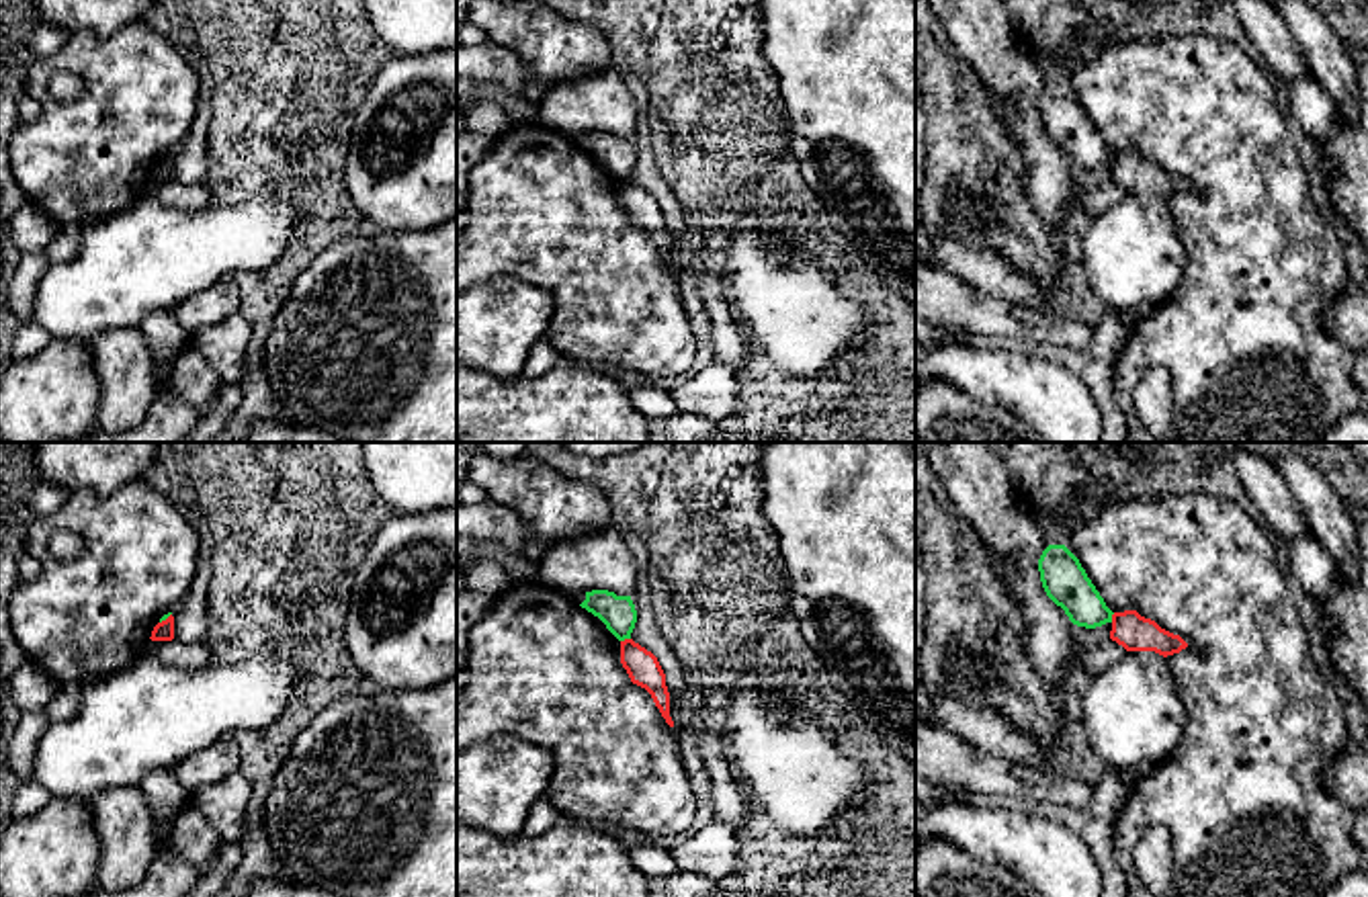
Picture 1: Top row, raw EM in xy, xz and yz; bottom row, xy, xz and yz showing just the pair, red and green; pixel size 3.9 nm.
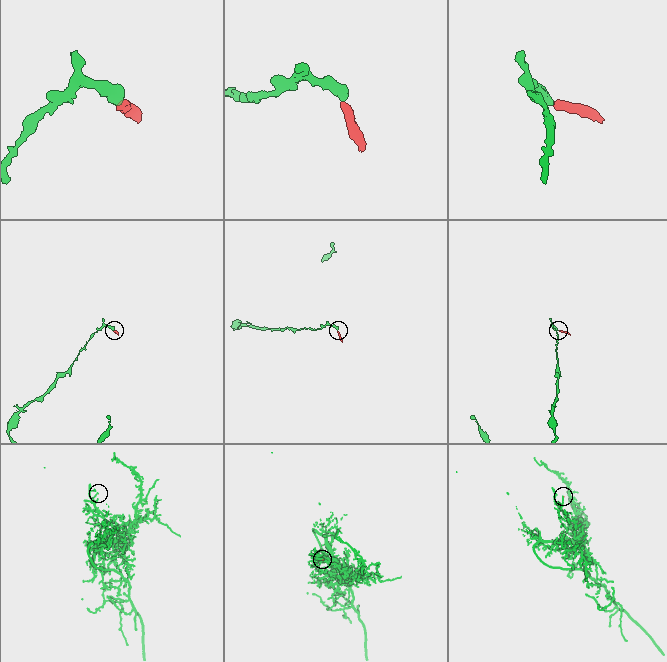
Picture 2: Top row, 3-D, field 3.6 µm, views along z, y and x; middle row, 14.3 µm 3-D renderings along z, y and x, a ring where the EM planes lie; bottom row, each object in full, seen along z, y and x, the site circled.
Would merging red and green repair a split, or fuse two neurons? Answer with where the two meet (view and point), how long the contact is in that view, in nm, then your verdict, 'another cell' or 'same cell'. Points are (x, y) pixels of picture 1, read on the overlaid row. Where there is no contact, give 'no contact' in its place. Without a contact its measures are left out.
xz (625, 639) | 40 nm | another cell

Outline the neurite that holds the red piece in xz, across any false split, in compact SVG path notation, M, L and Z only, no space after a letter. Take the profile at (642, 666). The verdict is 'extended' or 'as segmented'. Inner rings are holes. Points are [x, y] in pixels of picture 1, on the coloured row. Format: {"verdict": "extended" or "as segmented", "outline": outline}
{"verdict": "as segmented", "outline": "M625 639L621 641L621 664L627 670L631 682L651 694L666 723L674 727L670 717L670 692L666 686L666 674L657 657L633 639Z"}

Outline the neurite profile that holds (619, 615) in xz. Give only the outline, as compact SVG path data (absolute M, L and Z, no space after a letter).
M592 590L586 592L586 600L580 606L598 616L618 641L631 639L637 623L637 610L631 596Z

